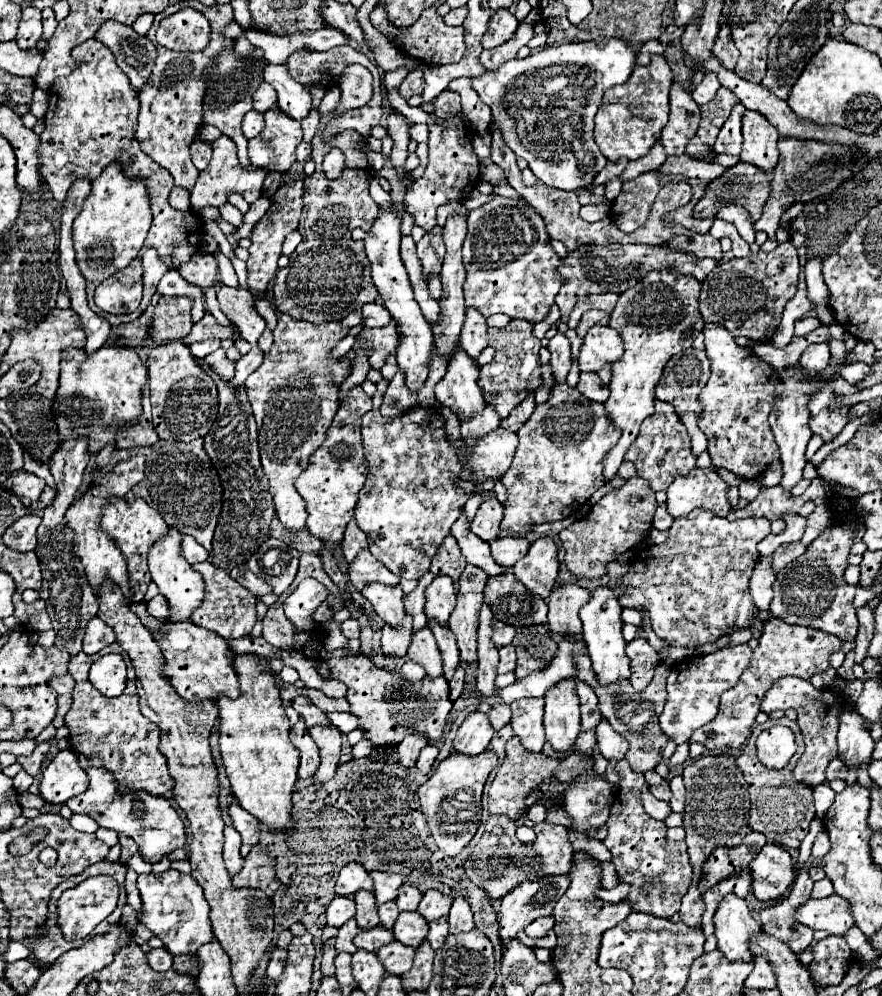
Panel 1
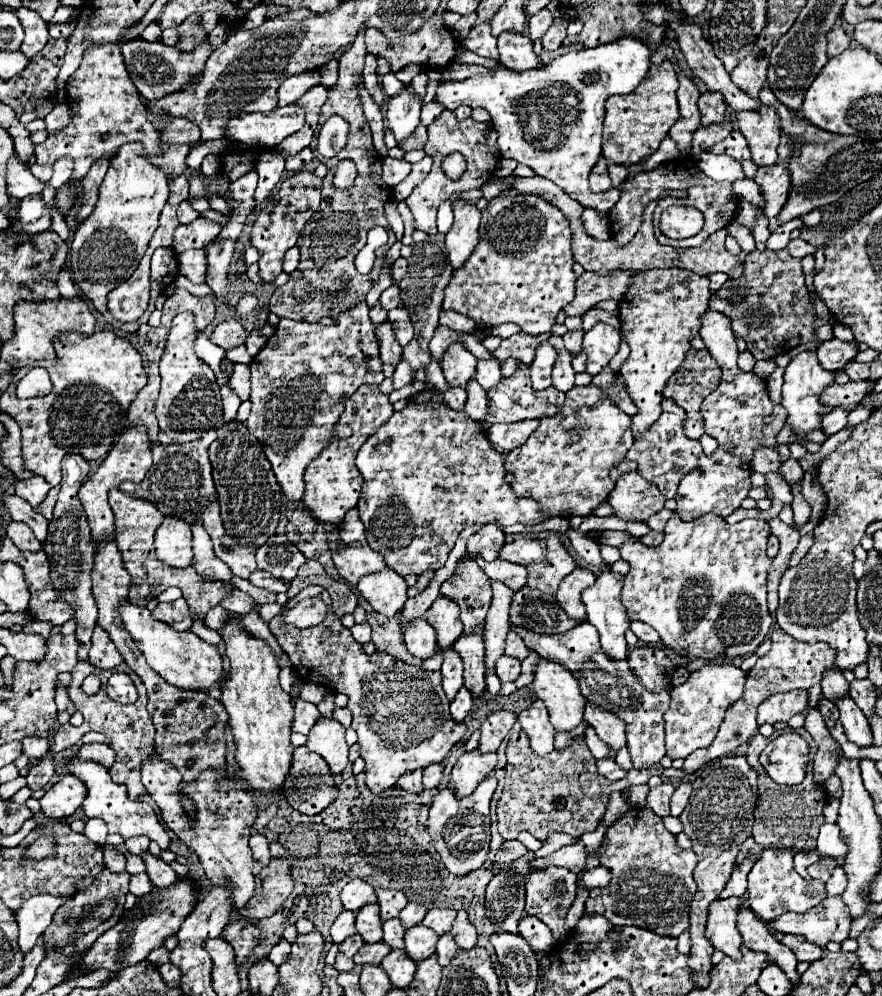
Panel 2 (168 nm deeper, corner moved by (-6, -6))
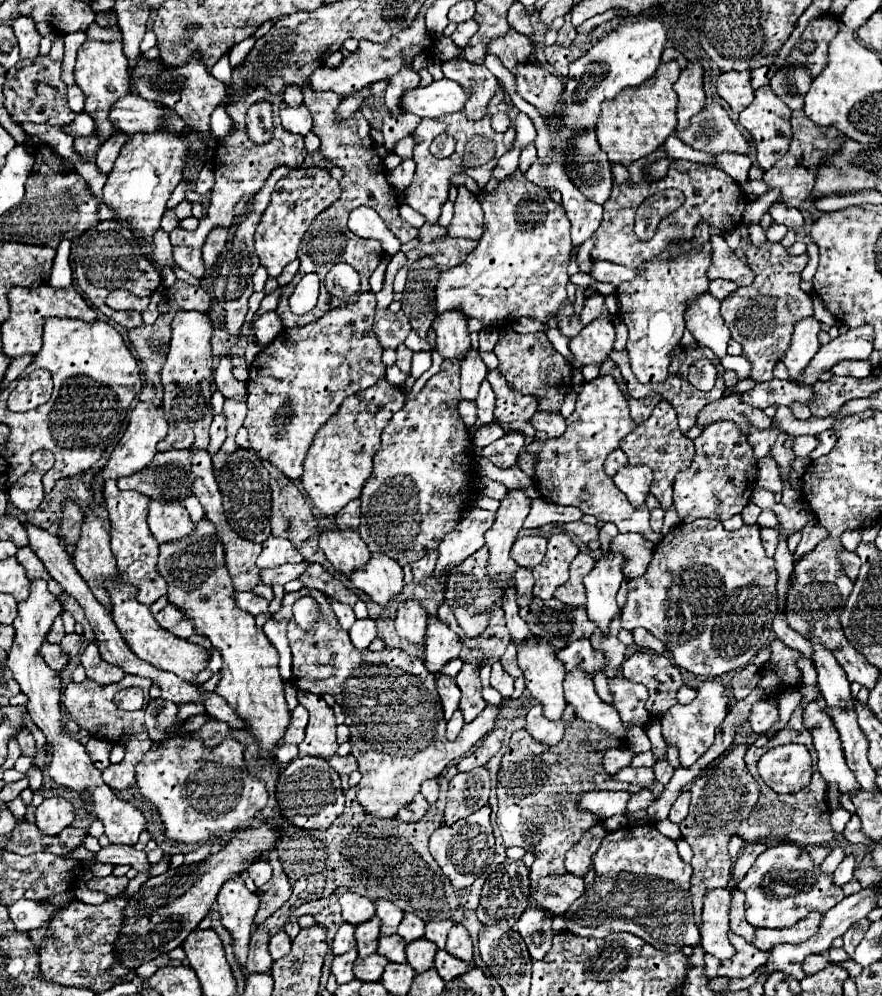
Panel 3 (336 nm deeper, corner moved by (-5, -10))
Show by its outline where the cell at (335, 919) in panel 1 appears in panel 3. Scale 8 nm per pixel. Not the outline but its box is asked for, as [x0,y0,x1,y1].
[332,923,356,955]

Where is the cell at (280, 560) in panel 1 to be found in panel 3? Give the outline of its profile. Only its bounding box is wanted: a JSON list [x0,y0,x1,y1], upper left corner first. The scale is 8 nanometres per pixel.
[256,537,304,569]

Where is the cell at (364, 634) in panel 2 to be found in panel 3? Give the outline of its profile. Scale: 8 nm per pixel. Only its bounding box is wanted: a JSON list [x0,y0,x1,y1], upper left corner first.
[350,619,378,649]

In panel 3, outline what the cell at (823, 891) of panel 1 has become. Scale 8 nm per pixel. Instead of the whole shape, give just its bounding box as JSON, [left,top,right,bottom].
[834,855,856,885]

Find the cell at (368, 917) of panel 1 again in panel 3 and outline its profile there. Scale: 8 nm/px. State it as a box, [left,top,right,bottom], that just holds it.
[356,919,380,957]

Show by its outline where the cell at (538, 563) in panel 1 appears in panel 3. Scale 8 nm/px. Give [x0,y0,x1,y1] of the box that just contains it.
[532,533,580,599]

